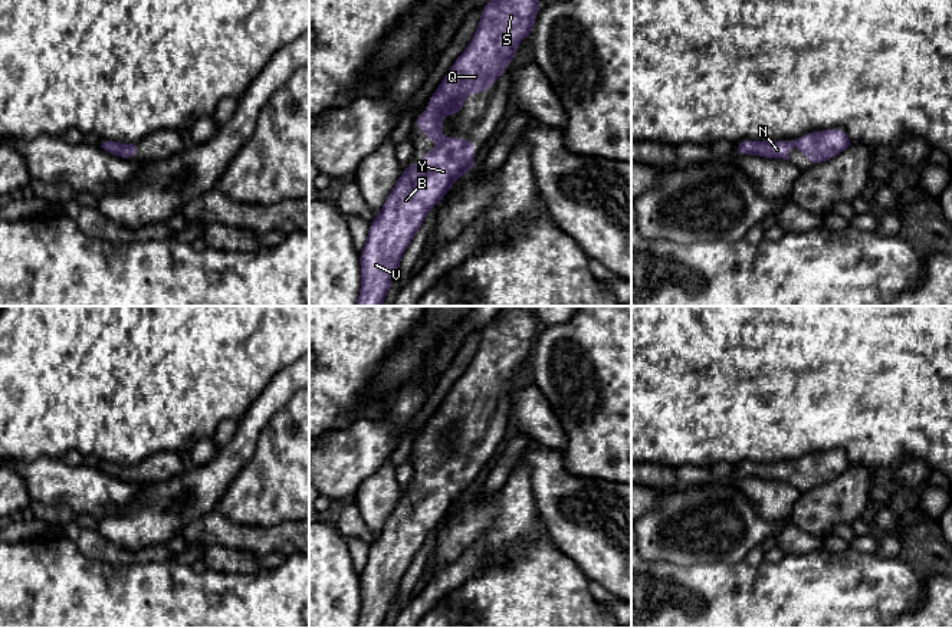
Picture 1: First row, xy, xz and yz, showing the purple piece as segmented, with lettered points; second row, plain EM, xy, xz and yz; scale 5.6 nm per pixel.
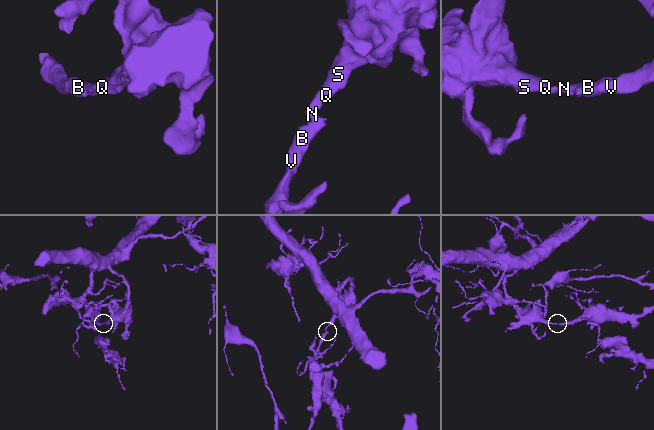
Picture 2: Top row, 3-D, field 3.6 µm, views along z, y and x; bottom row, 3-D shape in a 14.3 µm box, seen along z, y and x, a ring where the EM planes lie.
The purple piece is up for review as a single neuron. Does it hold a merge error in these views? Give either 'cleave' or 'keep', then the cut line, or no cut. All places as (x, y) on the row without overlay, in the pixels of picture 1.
keep; no cut

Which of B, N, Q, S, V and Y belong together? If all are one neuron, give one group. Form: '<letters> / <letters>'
B N Q S V Y

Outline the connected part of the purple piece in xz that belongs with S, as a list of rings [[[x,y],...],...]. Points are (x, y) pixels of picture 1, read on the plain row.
[[[505,306],[480,332],[482,341],[464,374],[456,381],[437,412],[431,417],[429,431],[417,438],[416,450],[426,454],[437,470],[426,474],[424,484],[411,484],[387,519],[380,536],[370,546],[368,560],[360,575],[361,612],[355,628],[383,628],[401,583],[431,529],[437,527],[449,510],[472,489],[477,487],[472,474],[476,464],[469,461],[443,460],[443,437],[459,435],[469,414],[485,415],[503,397],[506,387],[516,381],[515,369],[531,358],[541,323],[532,306]]]

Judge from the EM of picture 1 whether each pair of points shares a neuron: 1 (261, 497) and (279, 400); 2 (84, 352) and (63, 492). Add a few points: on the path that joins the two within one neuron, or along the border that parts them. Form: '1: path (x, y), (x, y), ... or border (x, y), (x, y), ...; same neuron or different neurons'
1: border (294, 393), (271, 418), (258, 440); different neurons
2: border (74, 457), (39, 456), (33, 459); different neurons

